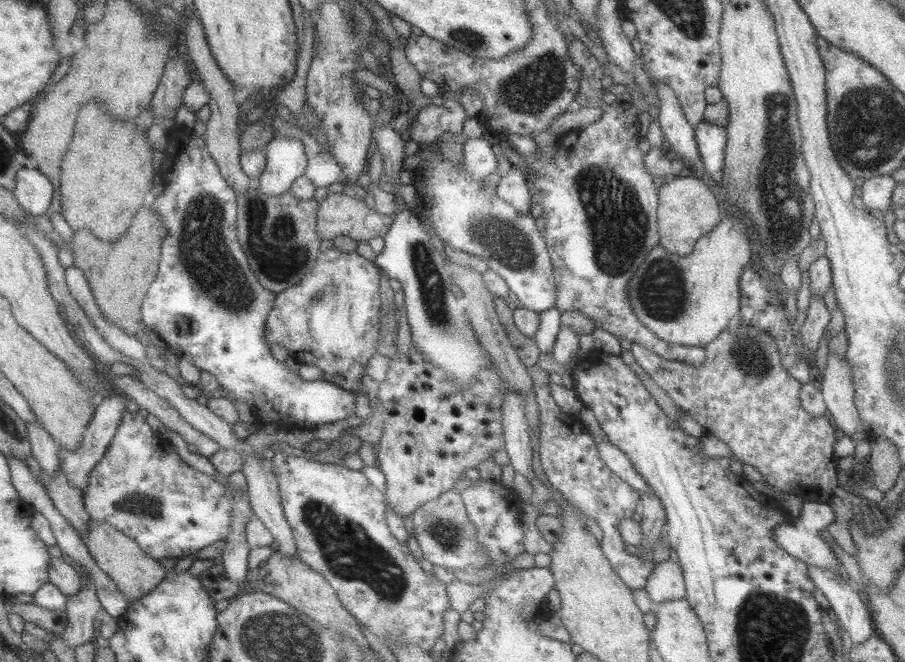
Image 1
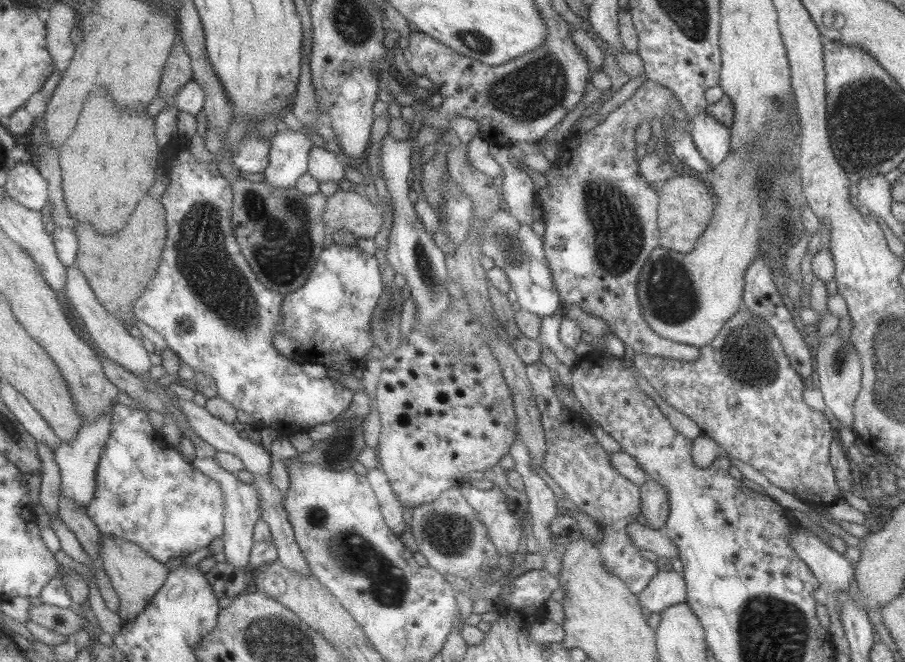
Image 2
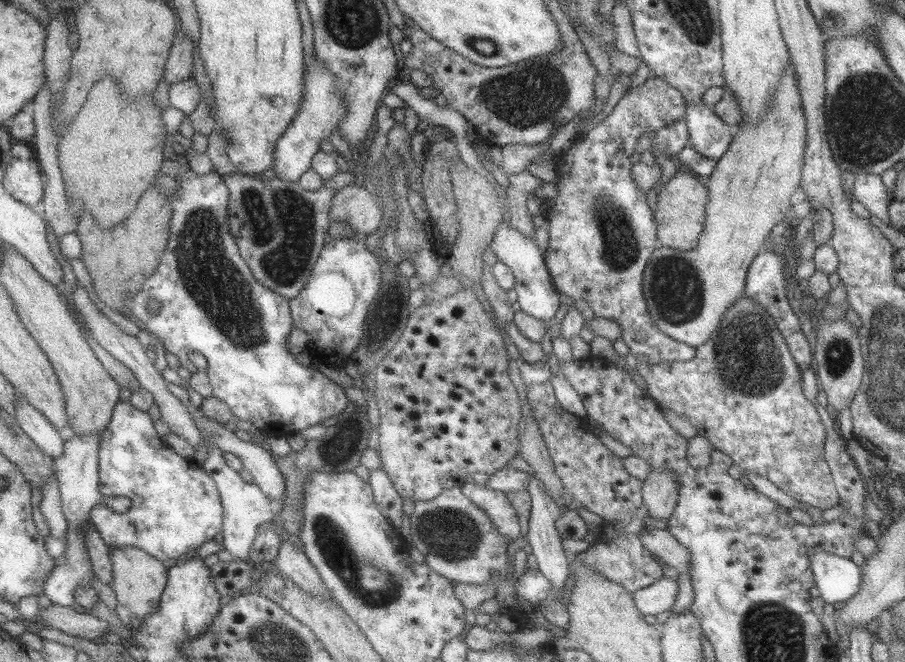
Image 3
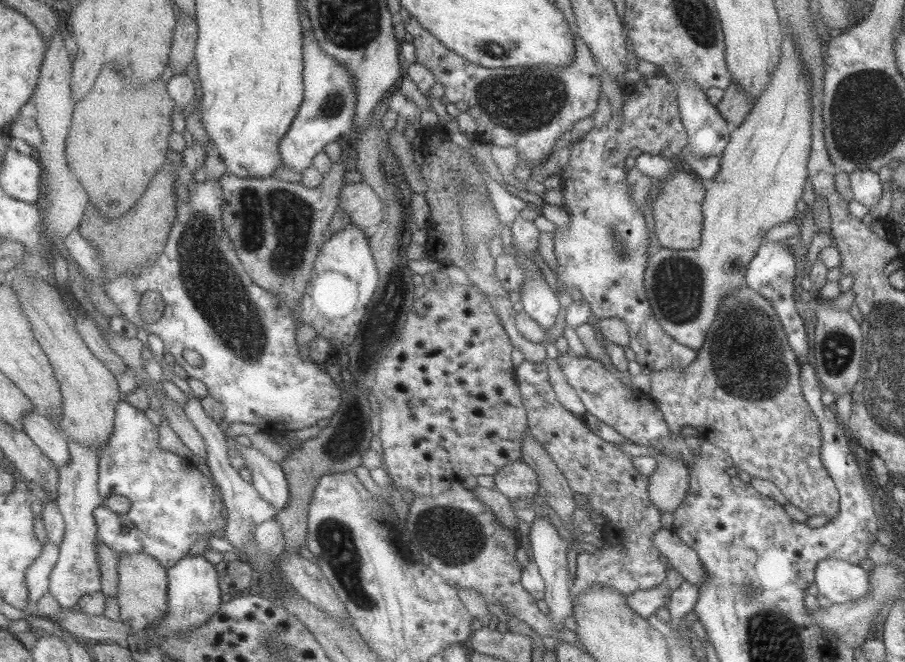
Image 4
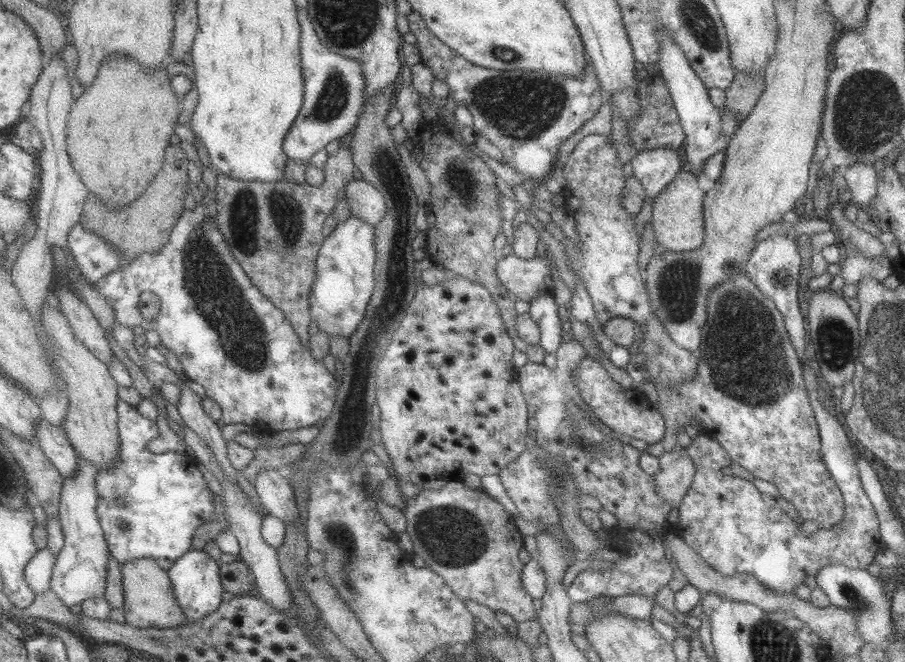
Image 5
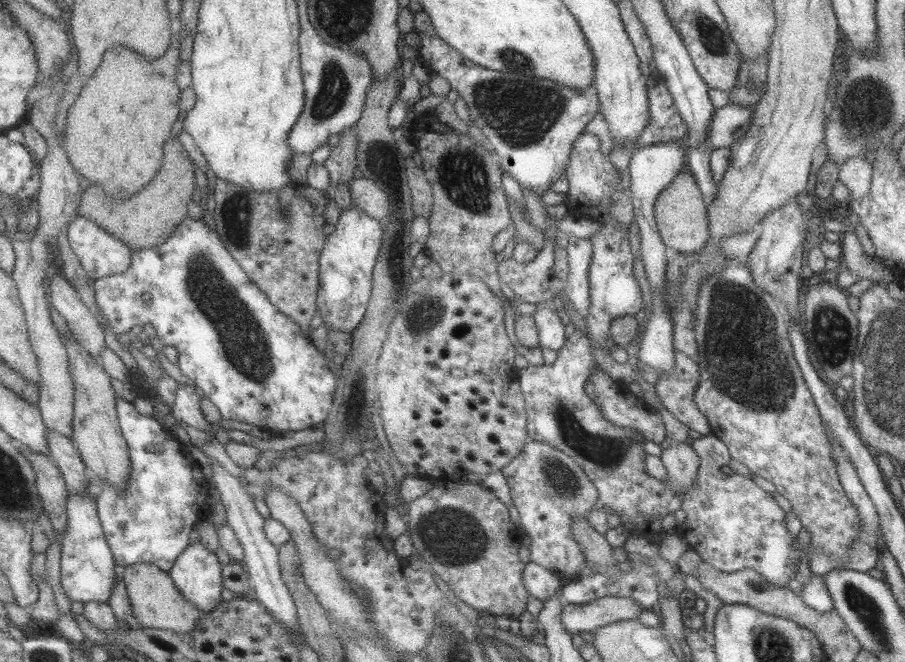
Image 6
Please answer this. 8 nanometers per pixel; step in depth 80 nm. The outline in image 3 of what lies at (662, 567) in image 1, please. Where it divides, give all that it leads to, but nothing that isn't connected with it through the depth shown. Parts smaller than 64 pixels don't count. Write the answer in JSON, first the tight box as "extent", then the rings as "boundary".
{"extent":[632,577,679,616],"boundary":[[[665,577],[655,580],[632,593],[633,602],[637,610],[644,616],[646,614],[659,614],[668,612],[675,602],[675,597],[679,592],[677,581]]]}

